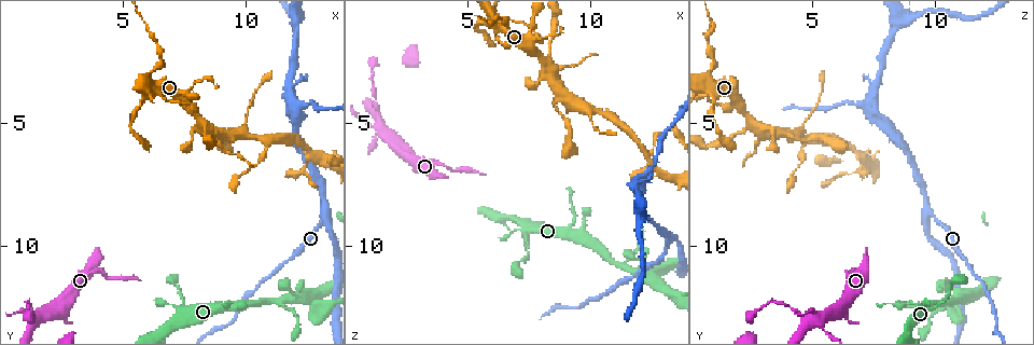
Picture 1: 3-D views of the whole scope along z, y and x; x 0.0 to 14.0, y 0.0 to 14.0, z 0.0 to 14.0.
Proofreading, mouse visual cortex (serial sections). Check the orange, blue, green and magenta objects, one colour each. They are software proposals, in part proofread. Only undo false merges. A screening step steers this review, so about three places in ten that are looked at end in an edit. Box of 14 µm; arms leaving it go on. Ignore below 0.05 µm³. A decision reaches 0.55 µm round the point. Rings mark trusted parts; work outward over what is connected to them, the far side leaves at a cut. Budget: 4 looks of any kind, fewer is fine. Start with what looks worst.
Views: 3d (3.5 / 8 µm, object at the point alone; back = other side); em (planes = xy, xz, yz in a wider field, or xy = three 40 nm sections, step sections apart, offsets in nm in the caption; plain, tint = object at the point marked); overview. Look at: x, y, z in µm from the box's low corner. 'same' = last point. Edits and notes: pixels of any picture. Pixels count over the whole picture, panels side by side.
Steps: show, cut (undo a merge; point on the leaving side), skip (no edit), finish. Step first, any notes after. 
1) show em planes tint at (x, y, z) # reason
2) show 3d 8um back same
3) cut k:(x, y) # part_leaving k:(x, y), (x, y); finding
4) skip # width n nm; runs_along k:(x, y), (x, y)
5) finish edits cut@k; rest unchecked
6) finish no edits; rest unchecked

show 3d 3.5um back at (13.1, 8.5, 9.7) # side arm on a straight run

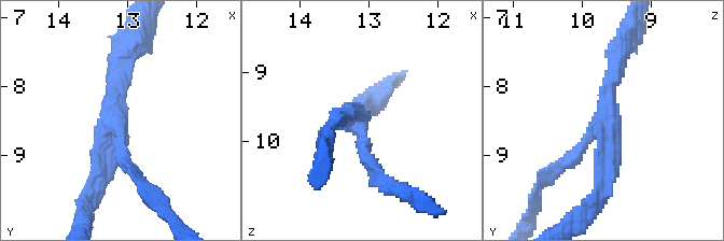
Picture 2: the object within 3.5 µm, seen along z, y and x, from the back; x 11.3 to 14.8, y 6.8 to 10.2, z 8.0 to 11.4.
show em xy step 2 tint at (13.20, 8.60, 9.75) # arms 3; arm_widths 200, 250, 250 nm

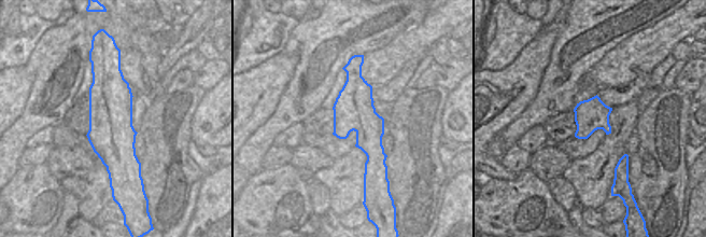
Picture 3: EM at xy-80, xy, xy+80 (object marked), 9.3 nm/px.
skip # runs_along 2:(553, 174), (606, 118), (616, 58); all the same cell

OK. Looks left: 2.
show 3d 3.5um at (12.1, 4.6, 7.3) # a fork

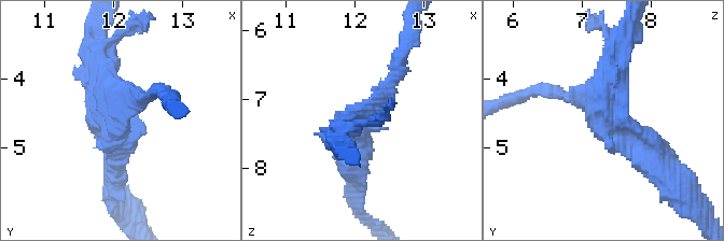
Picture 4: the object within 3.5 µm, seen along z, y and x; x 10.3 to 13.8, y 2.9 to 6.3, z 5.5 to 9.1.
show em xy step 5 tint at (11.95, 4.65, 7.45)

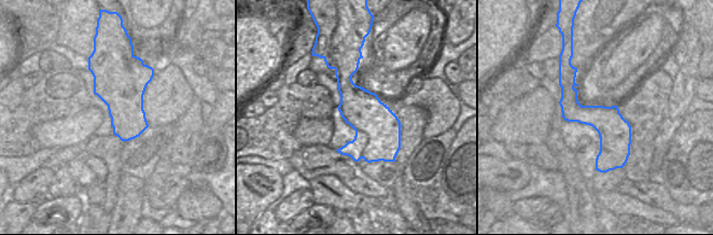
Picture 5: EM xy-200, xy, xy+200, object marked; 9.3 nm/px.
skip # width 420 nm; runs_along 5:(572, 69), (569, 99), (606, 132), (600, 167); all the same cell

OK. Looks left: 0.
finish no edits; rest unchecked

